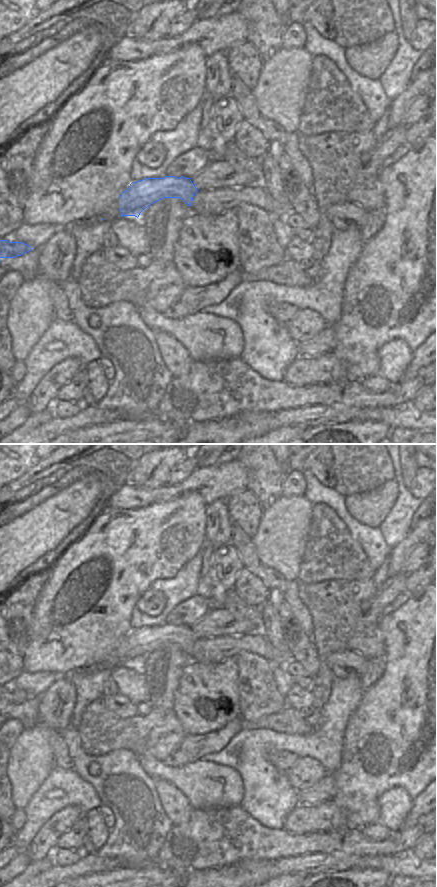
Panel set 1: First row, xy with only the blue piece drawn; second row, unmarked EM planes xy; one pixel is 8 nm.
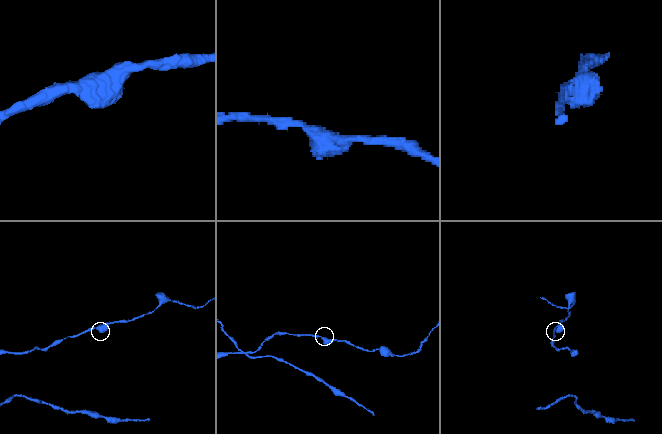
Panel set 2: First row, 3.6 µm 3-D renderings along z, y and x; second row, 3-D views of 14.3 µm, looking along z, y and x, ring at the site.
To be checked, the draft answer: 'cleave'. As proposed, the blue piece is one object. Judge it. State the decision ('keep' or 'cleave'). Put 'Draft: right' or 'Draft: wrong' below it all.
keep
Draft: wrong

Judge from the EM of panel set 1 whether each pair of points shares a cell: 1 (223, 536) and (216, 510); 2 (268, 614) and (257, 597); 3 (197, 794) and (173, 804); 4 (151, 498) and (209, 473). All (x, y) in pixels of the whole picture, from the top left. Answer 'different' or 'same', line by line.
1: same
2: different
3: different
4: same

